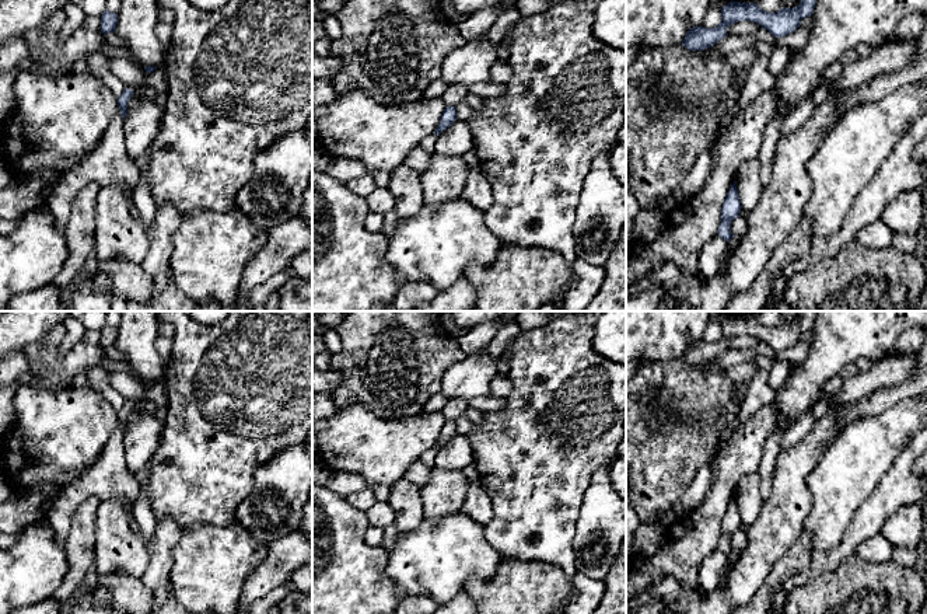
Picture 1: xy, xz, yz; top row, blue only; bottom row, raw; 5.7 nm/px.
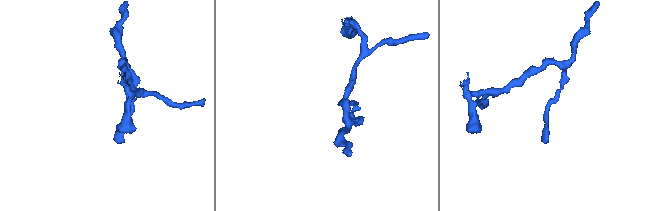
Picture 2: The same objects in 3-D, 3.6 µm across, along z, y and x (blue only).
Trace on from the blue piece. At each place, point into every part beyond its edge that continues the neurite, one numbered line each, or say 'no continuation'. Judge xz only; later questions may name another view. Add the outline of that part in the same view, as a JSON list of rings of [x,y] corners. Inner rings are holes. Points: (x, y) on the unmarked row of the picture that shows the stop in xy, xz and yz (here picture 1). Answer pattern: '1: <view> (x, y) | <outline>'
no continuation

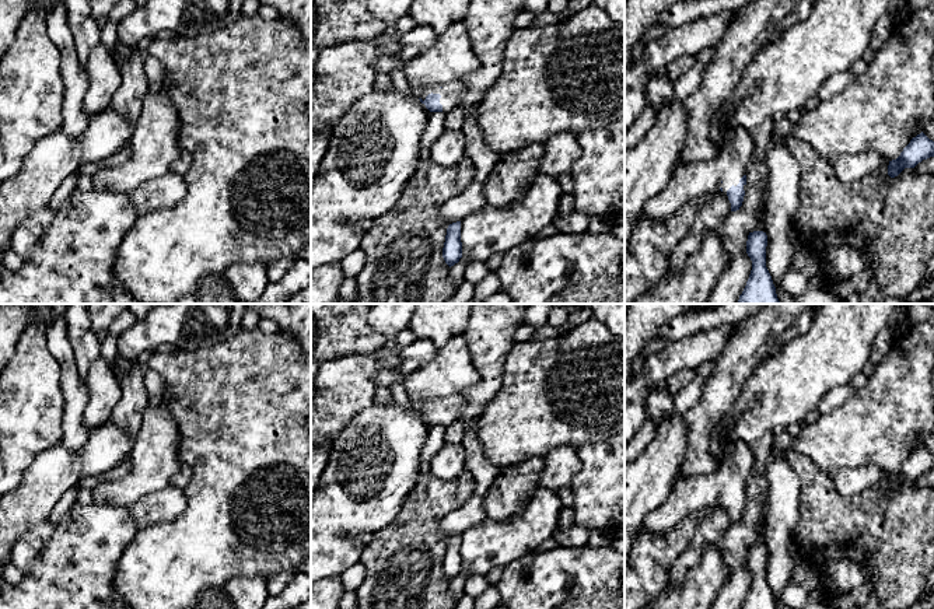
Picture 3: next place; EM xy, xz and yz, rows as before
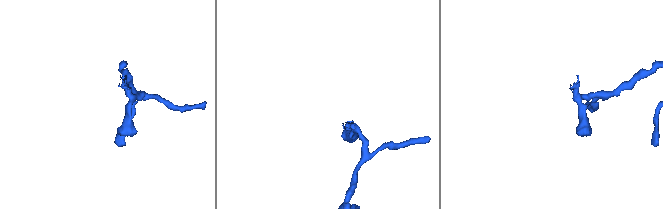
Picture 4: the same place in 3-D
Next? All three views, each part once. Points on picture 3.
1: xz (451, 371) | [[[456,336],[437,349],[434,358],[405,381],[405,388],[413,407],[423,414],[431,406],[440,407],[442,426],[448,426],[462,416],[466,405],[463,391],[479,379],[465,337]]]

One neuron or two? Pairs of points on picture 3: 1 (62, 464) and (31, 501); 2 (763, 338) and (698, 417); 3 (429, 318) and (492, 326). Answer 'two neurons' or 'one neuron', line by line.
1: one neuron
2: one neuron
3: two neurons

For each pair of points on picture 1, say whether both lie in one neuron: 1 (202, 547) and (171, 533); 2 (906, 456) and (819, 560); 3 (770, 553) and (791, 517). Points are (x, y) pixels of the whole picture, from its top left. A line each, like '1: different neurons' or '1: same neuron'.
1: different neurons
2: same neuron
3: same neuron

